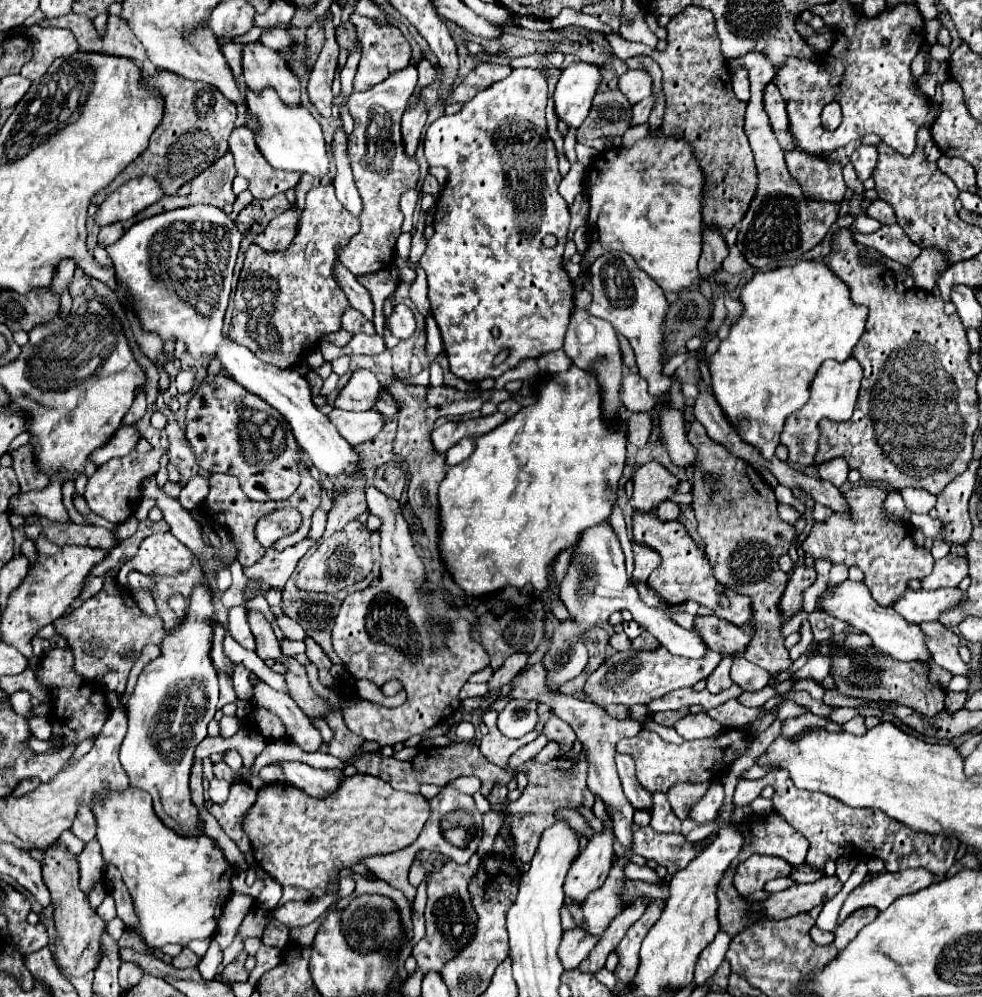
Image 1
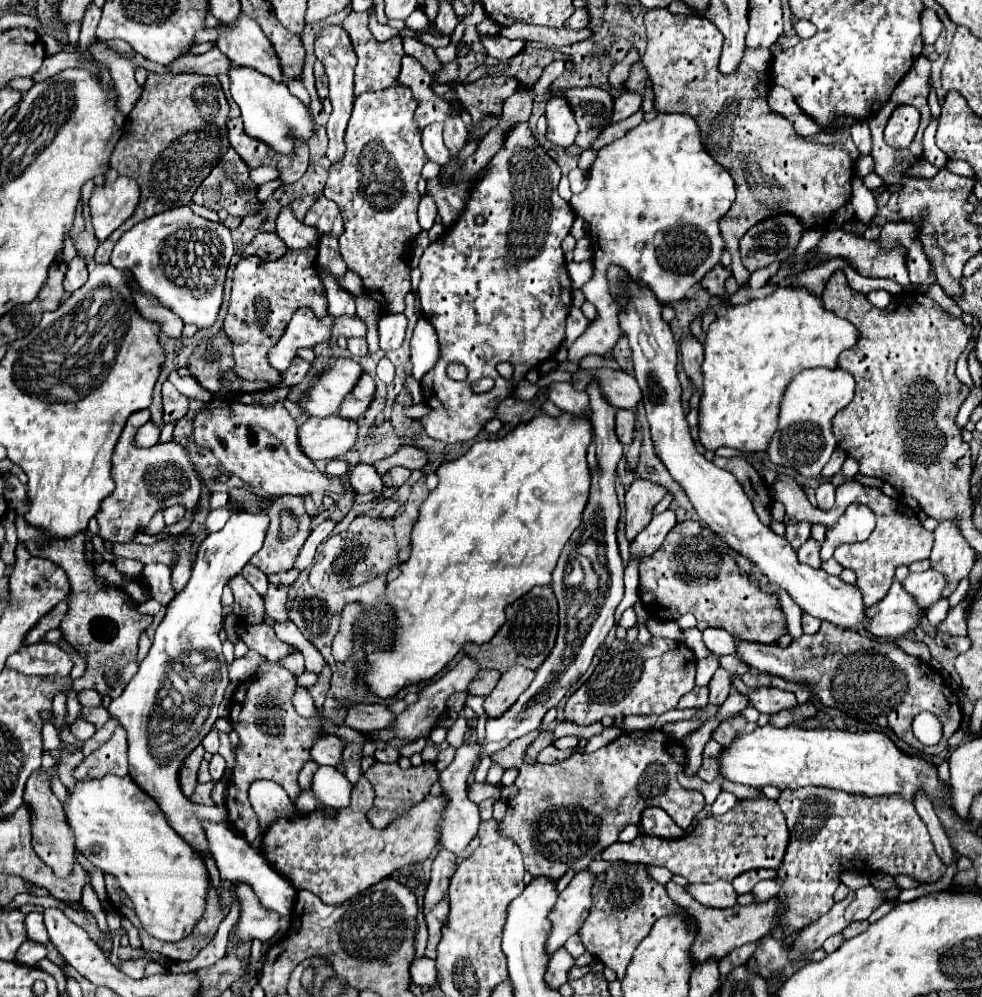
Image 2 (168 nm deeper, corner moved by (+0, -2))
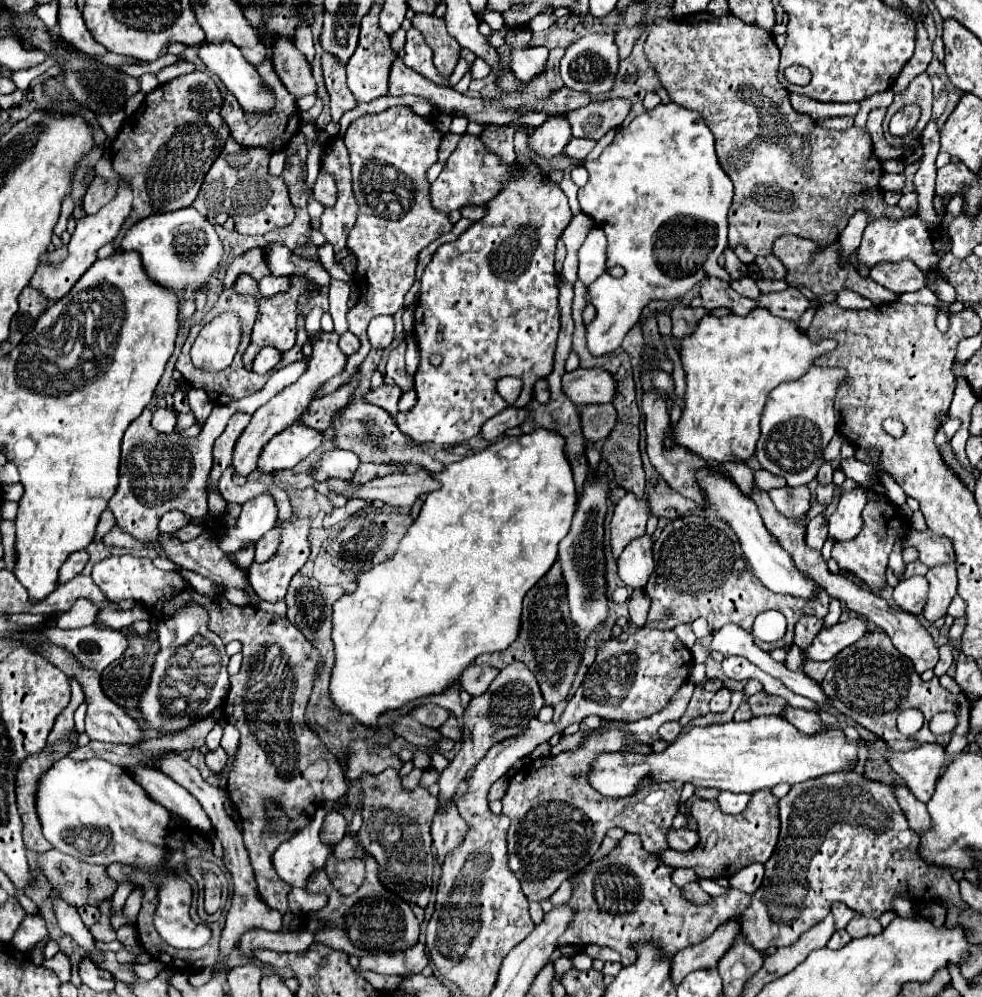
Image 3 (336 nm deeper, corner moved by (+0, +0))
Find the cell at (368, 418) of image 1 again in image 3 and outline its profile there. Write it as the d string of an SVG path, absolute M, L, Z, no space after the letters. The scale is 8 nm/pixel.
M289 425L285 431L275 435L263 449L259 457L259 471L271 473L281 469L293 469L307 455L323 445L325 435L307 425Z

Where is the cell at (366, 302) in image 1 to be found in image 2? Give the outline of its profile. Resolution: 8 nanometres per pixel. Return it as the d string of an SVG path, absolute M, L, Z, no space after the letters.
M323 235L317 251L319 251L317 253L317 267L327 269L327 271L331 271L331 275L341 279L347 271L347 265L339 253L339 239L333 235Z

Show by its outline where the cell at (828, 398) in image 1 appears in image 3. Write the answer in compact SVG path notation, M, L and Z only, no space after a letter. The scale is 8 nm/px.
M811 367L805 377L787 381L771 391L761 419L761 439L757 441L755 451L763 469L785 477L791 487L807 485L817 477L817 471L825 461L823 451L837 433L835 393L845 379L847 373L839 367Z

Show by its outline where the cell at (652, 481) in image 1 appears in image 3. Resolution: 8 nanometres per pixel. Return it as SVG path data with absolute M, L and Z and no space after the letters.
M627 493L615 505L615 513L611 519L611 547L615 557L621 555L621 551L631 539L641 537L645 533L649 513L651 513L651 507L647 499L645 497L639 499L633 493Z

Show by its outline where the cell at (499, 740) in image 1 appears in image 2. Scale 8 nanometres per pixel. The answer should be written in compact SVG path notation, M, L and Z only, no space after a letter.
M535 730L521 739L515 739L505 751L497 751L493 755L493 761L503 763L503 767L519 767L519 777L515 781L517 785L517 795L511 797L507 801L507 815L501 821L501 829L507 837L511 837L523 857L525 857L525 869L533 875L533 877L545 877L549 881L559 881L569 869L573 869L573 873L579 873L583 867L587 867L605 847L609 847L611 843L617 841L619 831L633 823L633 825L641 825L641 813L647 807L661 807L663 811L669 813L669 817L683 829L687 829L691 825L691 821L695 819L695 815L703 809L705 799L699 791L691 791L691 789L683 789L677 783L677 773L685 771L687 759L675 759L669 751L685 751L683 747L677 745L677 749L673 747L671 739L663 733L663 731L633 731L633 733L625 733L619 735L615 741L611 741L609 745L593 751L593 753L581 753L581 755L573 755L567 761L555 763L555 765L525 765L523 759L523 751L525 745L531 743L539 735L539 731Z

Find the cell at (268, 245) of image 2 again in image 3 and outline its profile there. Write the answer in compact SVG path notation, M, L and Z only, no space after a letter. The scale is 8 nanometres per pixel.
M263 247L249 249L233 259L233 263L227 269L225 287L231 287L233 281L237 279L237 275L241 275L241 273L247 273L257 281L259 281L259 277L267 275L267 261L263 261Z

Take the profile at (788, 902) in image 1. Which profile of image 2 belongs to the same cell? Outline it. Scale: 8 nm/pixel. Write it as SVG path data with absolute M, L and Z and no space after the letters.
M673 881L667 883L667 893L677 905L681 905L697 921L699 935L697 935L697 939L691 945L691 961L693 961L693 965L705 963L709 959L721 961L733 949L737 949L737 947L741 947L745 943L763 939L771 931L771 927L775 927L777 921L779 921L777 919L777 909L779 909L779 901L777 899L771 899L767 903L751 903L751 905L745 905L745 907L733 905L733 907L727 907L727 909L715 909L715 907L701 905L683 887L679 887Z

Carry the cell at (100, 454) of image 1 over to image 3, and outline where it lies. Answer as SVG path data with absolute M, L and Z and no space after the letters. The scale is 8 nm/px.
M157 409L153 413L151 427L157 433L171 433L171 431L175 431L175 419L177 419L177 415L173 411L169 411L169 409Z

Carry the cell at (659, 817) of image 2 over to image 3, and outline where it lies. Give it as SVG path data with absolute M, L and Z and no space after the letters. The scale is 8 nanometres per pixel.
M669 829L667 831L667 843L675 851L689 851L697 845L697 833L691 829Z

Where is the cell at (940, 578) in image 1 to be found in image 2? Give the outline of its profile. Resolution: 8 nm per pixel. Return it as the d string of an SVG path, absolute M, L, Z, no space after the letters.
M931 569L923 573L909 573L909 577L901 585L919 607L927 609L929 605L939 601L939 591L943 591L943 575Z

